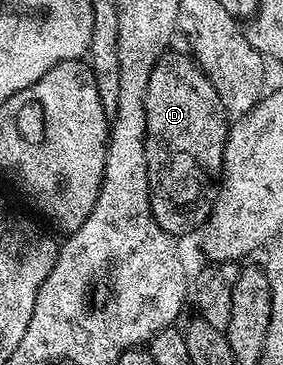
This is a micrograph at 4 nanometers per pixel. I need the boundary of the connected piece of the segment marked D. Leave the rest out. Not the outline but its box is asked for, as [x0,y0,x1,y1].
[146,51,230,239]

